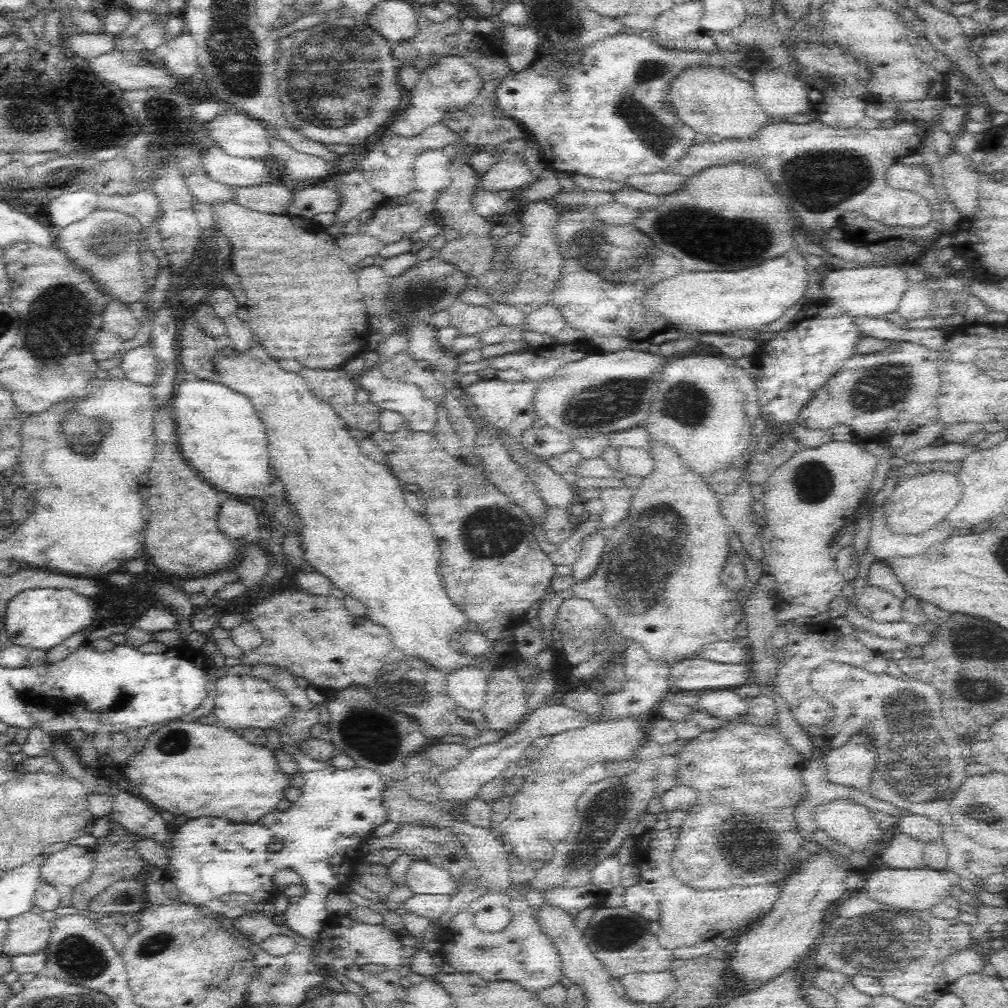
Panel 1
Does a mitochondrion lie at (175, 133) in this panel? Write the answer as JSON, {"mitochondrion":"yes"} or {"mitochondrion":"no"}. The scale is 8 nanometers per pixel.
{"mitochondrion":"yes"}

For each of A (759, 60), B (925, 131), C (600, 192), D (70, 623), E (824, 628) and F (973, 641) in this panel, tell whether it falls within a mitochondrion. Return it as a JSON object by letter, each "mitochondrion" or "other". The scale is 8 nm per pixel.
{"A":"other","B":"other","C":"other","D":"other","E":"other","F":"mitochondrion"}

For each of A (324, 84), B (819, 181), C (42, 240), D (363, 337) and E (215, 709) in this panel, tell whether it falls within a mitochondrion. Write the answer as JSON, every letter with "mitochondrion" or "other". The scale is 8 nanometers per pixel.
{"A":"mitochondrion","B":"mitochondrion","C":"other","D":"other","E":"other"}

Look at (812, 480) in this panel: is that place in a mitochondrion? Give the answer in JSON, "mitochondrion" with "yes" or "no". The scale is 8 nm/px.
{"mitochondrion":"yes"}

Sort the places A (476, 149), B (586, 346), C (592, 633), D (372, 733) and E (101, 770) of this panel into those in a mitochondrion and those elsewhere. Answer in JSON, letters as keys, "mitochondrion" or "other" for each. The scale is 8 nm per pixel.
{"A":"other","B":"other","C":"other","D":"mitochondrion","E":"other"}

